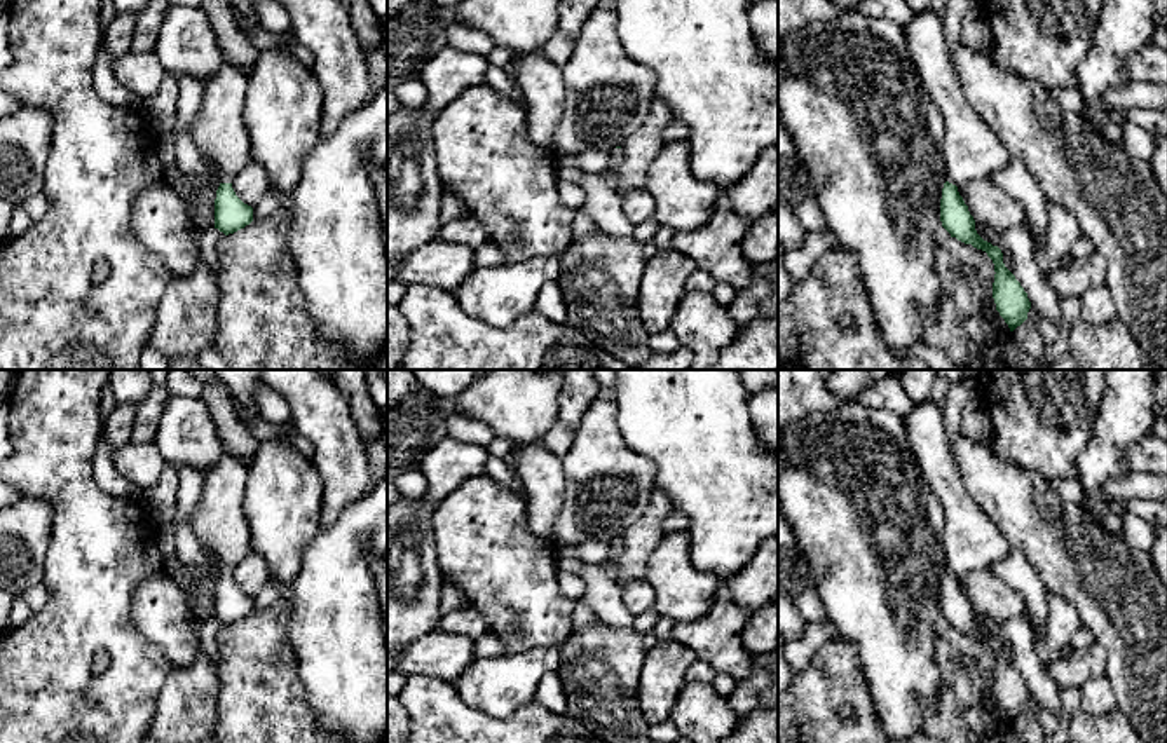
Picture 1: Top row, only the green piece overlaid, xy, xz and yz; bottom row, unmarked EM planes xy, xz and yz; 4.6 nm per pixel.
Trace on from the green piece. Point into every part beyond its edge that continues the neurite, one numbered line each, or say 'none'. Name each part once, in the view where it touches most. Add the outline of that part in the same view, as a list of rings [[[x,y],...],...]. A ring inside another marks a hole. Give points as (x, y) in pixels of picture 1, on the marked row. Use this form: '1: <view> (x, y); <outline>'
1: xy (218, 131); [[[225,56],[204,85],[204,99],[190,126],[194,143],[222,183],[232,183],[251,160],[251,141],[242,120],[249,75]]]

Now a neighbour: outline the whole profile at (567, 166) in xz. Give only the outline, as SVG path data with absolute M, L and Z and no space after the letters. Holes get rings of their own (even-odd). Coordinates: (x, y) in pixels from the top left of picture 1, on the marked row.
M556 155L558 176L579 183L584 171L577 166L576 155Z

